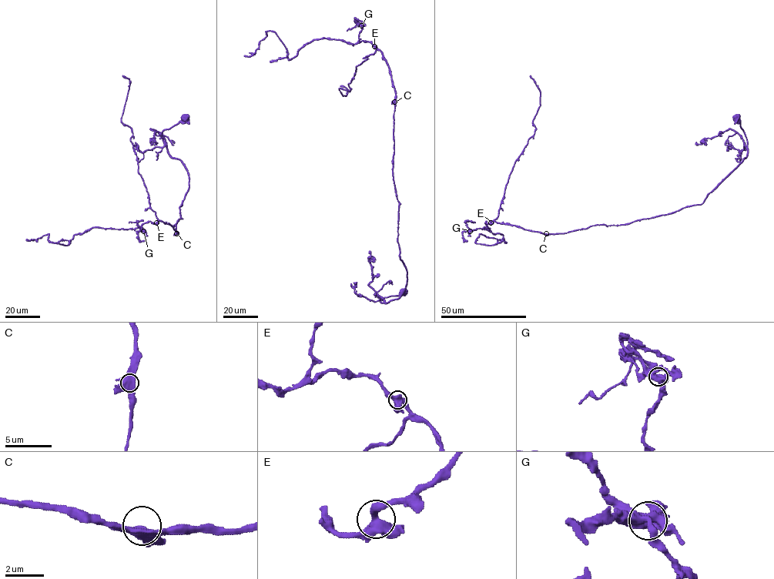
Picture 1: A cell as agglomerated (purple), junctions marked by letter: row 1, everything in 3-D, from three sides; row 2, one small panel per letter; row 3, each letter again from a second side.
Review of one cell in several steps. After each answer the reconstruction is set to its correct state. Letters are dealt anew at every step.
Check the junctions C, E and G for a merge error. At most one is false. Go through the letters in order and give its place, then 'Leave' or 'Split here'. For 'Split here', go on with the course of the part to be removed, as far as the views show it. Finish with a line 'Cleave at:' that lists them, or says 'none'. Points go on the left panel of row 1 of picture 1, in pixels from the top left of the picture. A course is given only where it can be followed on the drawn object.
C: Place: (176, 233). Leave
E: Place: (156, 222). Leave
G: Place: (143, 231). Split here. Course of the part to remove: (143, 231), (139, 228), (139, 222), (128, 222)
Cleave at: G

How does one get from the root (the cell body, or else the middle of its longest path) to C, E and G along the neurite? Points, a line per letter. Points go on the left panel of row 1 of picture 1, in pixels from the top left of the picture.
C: (185, 118), (162, 132), (168, 154), (182, 163), (189, 175), (181, 219), (175, 225), (176, 233)
E: (185, 118), (162, 132), (168, 154), (189, 175), (177, 233), (169, 224), (156, 222)
G: (185, 118), (162, 132), (168, 154), (189, 175), (177, 233), (160, 221), (144, 223), (143, 231)

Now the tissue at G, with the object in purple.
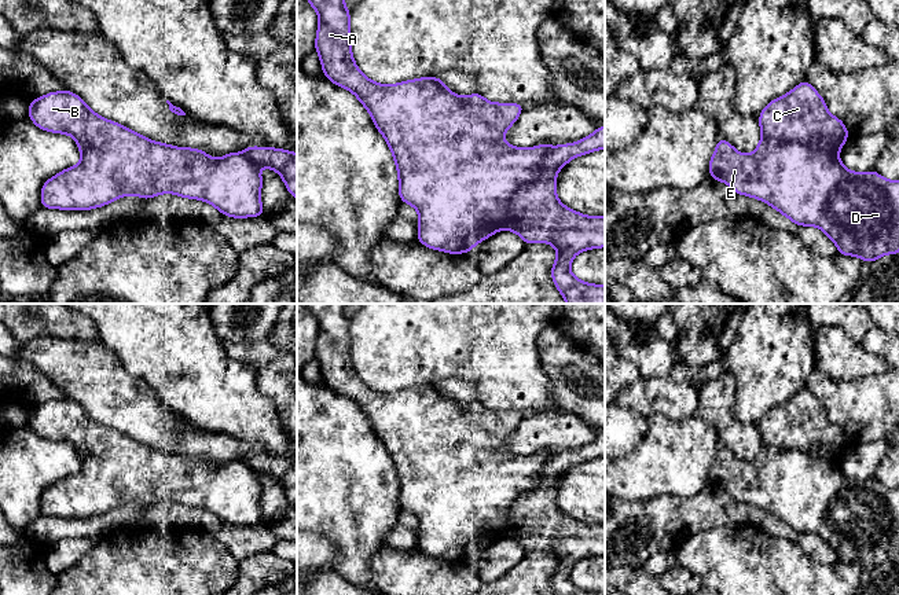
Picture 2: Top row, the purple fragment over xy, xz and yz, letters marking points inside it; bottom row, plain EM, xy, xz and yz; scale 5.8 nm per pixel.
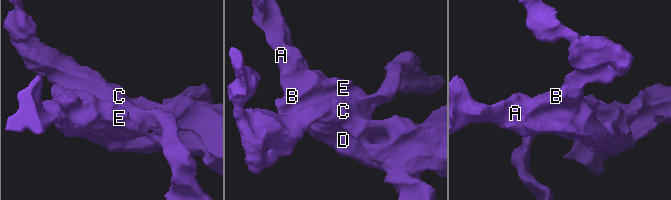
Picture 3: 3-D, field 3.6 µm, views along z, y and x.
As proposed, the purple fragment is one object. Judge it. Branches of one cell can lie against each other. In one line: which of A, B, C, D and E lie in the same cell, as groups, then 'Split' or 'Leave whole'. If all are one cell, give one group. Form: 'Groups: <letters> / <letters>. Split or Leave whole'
Groups: A B D E / C. Split

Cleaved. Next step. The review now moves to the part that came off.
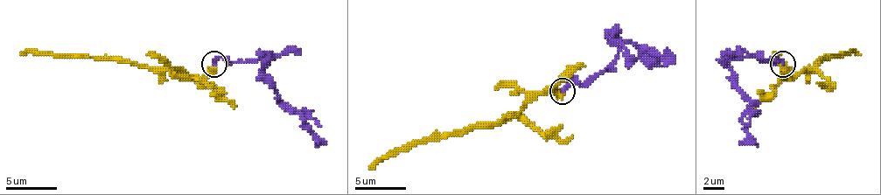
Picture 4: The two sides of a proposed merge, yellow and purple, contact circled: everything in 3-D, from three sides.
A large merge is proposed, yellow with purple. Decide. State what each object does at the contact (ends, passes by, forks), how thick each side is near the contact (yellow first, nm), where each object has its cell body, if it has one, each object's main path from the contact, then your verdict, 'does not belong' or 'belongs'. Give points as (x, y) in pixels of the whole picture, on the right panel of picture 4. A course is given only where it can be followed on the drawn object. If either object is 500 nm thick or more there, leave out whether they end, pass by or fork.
yellow ends there; purple ends there; 400 nm thick on the yellow side, 200 nm on the other; no cell body on yellow; no cell body on purple; yellow runs (783, 65), (783, 77), (796, 77), (804, 70), (832, 54), (847, 52), (860, 54); purple runs (783, 65), (775, 57), (775, 62), (730, 59), (731, 80), (750, 100), (744, 131), (758, 147); belongs

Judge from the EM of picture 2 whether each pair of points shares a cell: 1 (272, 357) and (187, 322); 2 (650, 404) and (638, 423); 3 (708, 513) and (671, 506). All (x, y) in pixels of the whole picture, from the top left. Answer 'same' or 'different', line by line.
1: different
2: different
3: same

